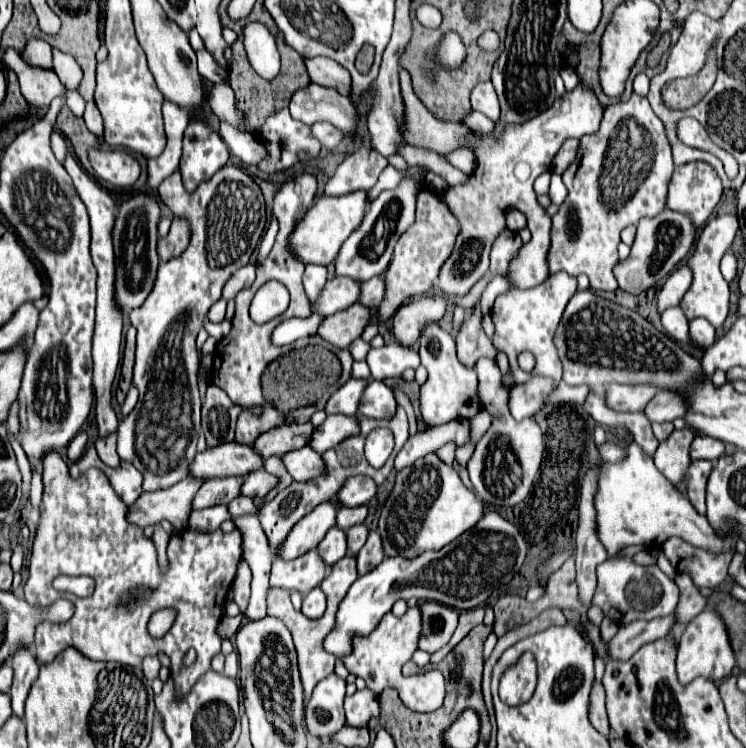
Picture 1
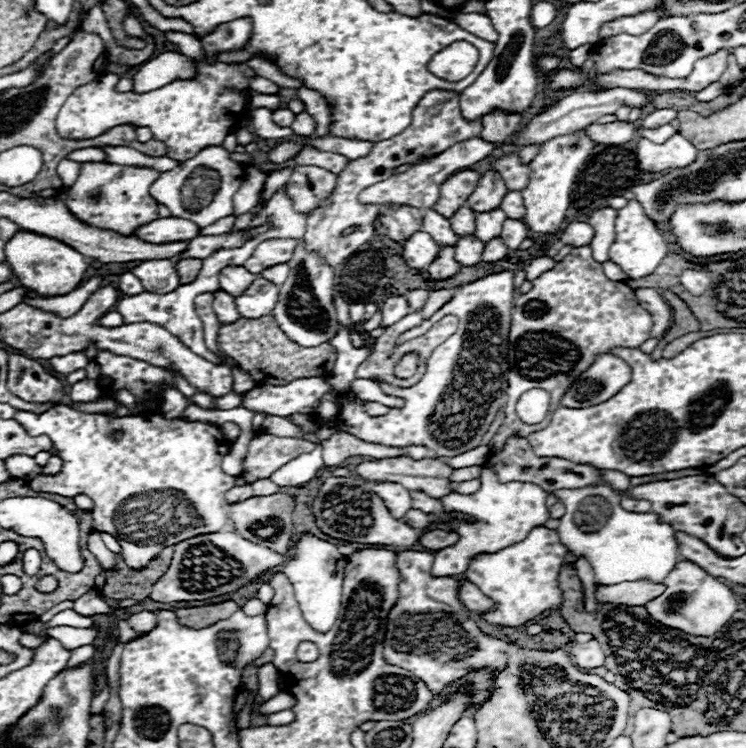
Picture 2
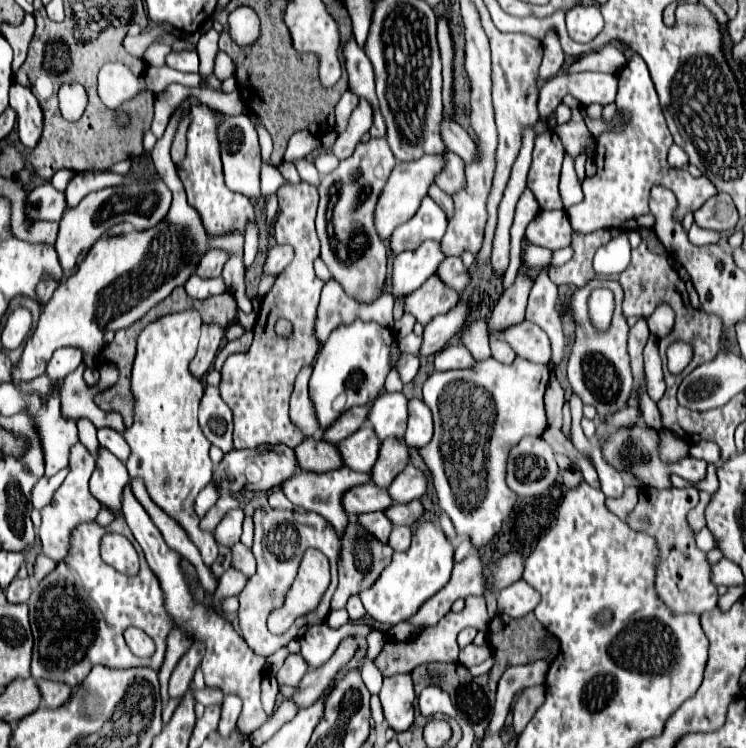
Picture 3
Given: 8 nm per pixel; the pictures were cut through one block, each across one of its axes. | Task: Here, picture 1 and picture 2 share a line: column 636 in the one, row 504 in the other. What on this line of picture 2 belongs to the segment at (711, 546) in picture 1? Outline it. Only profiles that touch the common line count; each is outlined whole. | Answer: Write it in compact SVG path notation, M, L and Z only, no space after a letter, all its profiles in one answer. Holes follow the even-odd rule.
M482 470L482 486L474 494L458 494L452 490L442 498L446 510L458 510L464 514L470 514L478 518L478 524L464 526L460 532L460 540L454 546L448 546L440 552L436 552L436 560L432 566L432 576L454 576L462 574L468 568L470 558L476 554L490 554L498 548L506 548L506 544L516 544L518 540L524 540L530 532L530 528L544 524L550 514L546 508L546 490L538 488L536 484L528 482L498 482L498 478L490 470Z

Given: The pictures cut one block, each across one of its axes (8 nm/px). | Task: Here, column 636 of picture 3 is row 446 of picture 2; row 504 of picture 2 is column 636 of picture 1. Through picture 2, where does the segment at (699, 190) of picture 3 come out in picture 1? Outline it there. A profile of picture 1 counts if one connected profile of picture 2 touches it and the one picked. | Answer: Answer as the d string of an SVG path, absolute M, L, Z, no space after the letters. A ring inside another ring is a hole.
M632 94L628 102L608 106L598 132L580 138L576 166L562 174L568 198L552 216L552 242L548 250L550 274L560 270L572 276L586 274L592 290L614 292L618 286L612 266L618 262L616 246L620 232L630 224L638 224L640 218L656 216L664 210L672 170L670 142L648 98Z

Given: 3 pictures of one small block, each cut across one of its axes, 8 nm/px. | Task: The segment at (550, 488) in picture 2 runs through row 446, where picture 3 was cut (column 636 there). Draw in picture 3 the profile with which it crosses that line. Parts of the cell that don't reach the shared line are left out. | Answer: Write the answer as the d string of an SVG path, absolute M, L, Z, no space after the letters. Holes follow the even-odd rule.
M694 486L688 488L642 488L640 500L632 514L626 518L626 524L632 530L650 534L656 538L656 546L660 550L660 562L656 568L656 594L658 598L672 608L674 612L690 612L704 614L716 608L718 592L710 582L710 564L706 562L706 554L700 552L694 544L694 534L688 528L686 516L698 504L698 490Z

